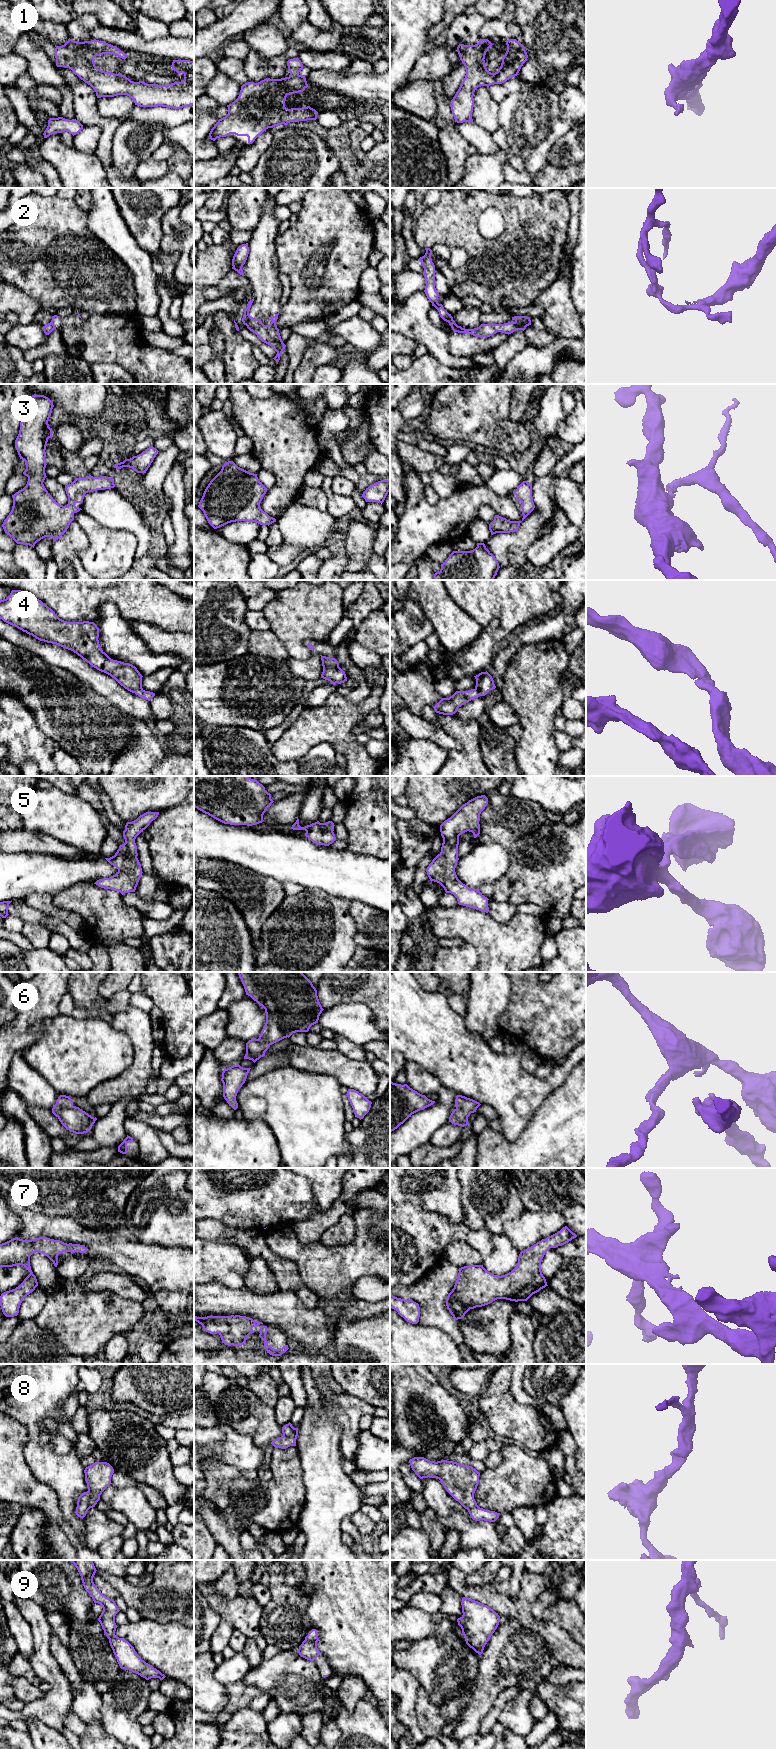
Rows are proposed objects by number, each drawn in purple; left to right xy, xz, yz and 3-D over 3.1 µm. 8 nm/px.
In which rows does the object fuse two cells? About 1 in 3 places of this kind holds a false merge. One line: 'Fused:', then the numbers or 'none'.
Fused: 2

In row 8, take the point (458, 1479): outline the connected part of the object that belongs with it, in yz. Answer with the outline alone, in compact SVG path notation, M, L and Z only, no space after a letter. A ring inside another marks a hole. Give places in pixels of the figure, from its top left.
M414 1457L409 1460L412 1470L420 1478L437 1478L446 1491L468 1510L475 1521L495 1522L500 1513L480 1508L474 1493L479 1484L480 1473L469 1465L453 1461L430 1461L424 1457Z

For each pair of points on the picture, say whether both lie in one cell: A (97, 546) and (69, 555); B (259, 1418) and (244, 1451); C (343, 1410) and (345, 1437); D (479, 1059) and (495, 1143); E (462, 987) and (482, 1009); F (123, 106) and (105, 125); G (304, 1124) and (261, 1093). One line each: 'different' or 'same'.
A: different
B: different
C: same
D: different
E: different
F: different
G: same

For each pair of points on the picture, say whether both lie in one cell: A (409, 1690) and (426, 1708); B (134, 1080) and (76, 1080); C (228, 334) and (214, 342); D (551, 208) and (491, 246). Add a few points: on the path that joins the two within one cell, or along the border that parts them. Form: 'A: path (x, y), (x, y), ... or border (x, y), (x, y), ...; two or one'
A: border (419, 1686), (416, 1692), (415, 1706), (417, 1722); two
B: border (125, 1069), (114, 1077), (104, 1080), (86, 1095); two
C: border (215, 314), (215, 328), (222, 338), (223, 360); two
D: path (536, 223), (513, 246), (506, 246); one

